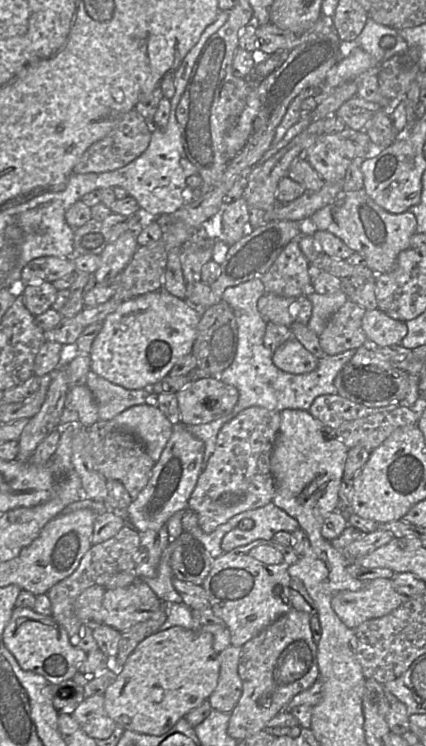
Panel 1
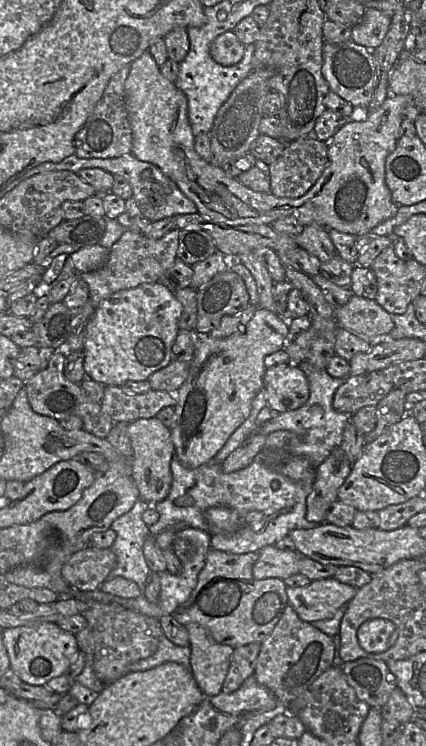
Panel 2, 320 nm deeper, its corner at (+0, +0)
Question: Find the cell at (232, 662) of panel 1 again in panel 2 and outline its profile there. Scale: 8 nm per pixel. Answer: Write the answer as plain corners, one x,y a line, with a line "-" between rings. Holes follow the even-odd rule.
250,643
234,648
222,686
223,693
236,691
249,676
254,674
260,648
261,643

